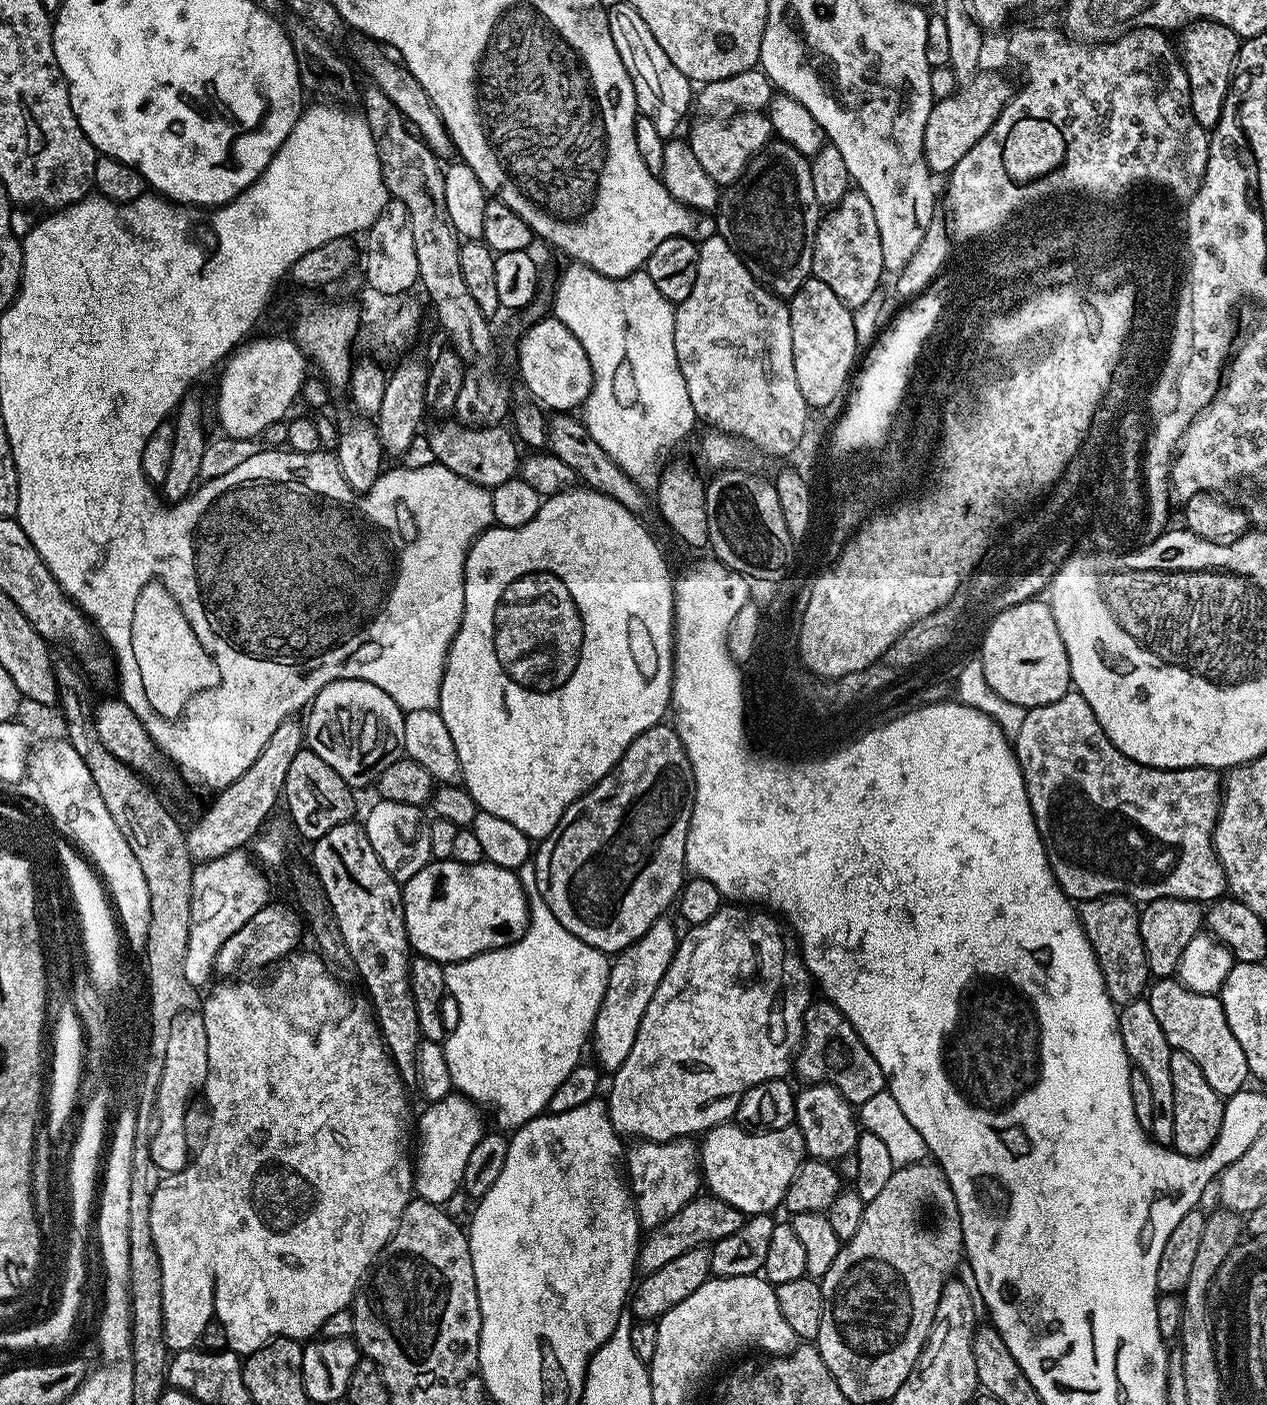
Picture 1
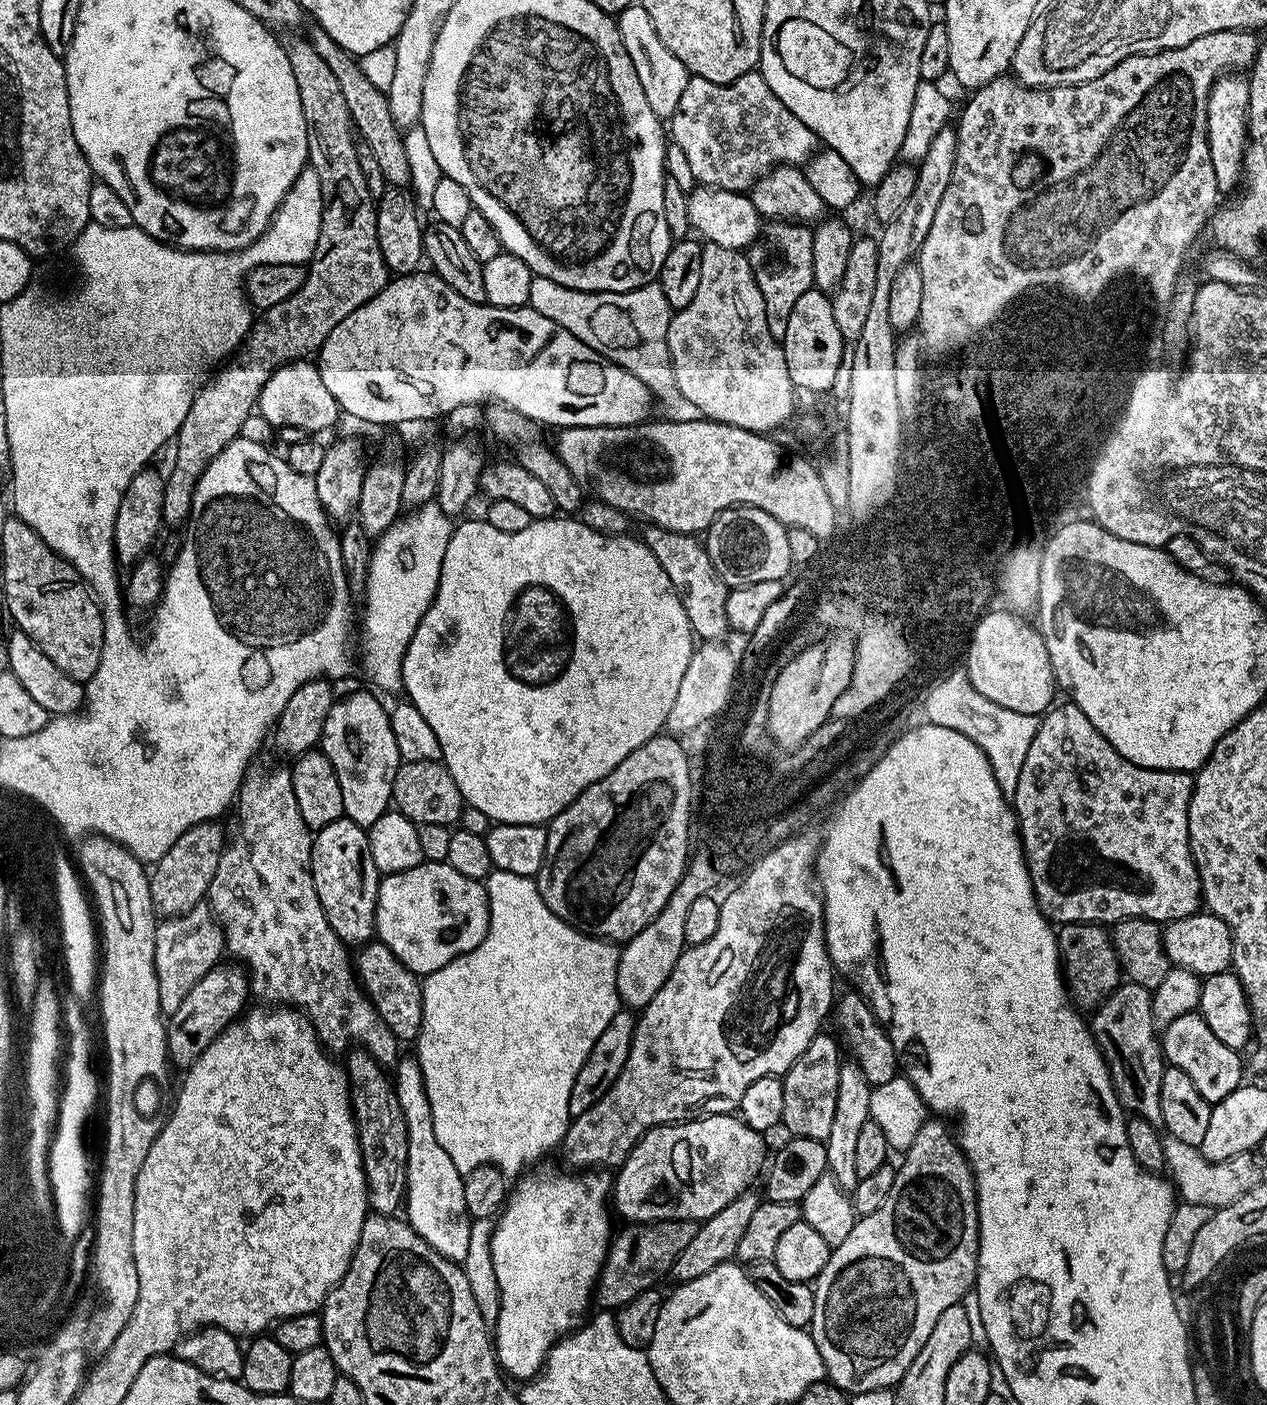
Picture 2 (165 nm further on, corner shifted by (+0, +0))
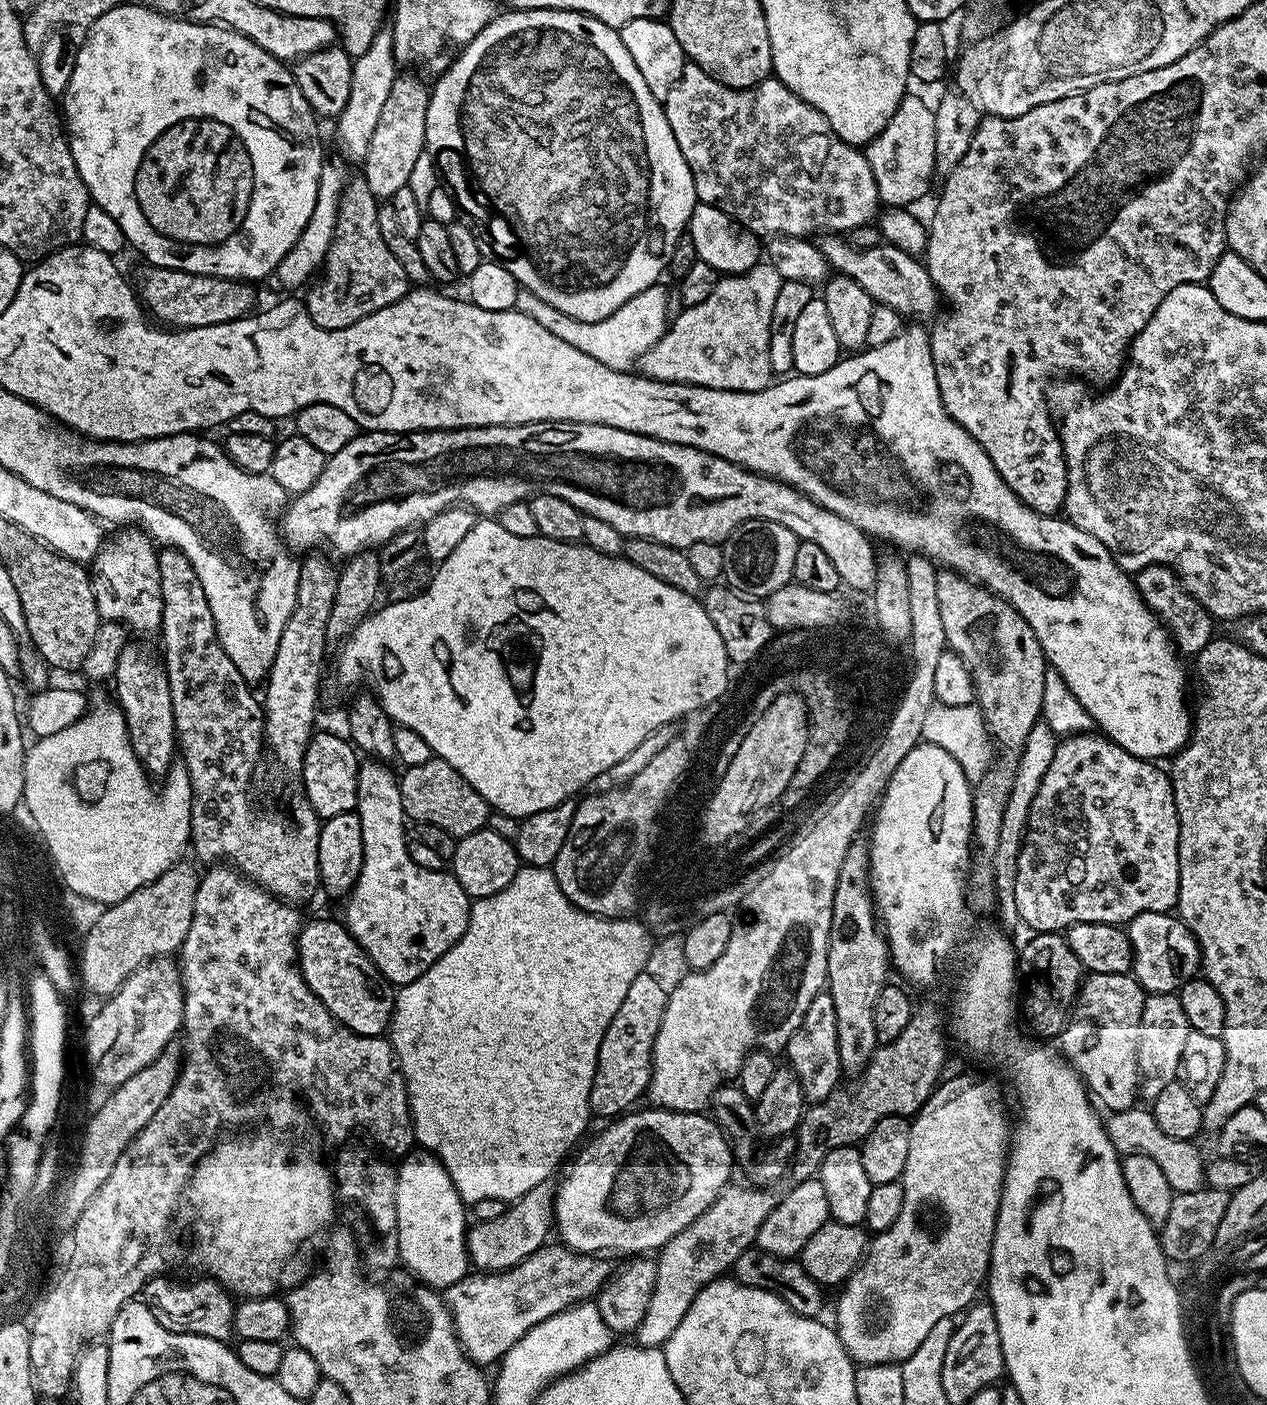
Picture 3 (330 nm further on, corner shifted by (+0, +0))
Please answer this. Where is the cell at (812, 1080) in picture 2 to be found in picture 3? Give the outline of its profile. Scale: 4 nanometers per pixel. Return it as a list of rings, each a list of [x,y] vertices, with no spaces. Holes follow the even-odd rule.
[[[827,990],[819,992],[814,1002],[810,1002],[810,1007],[806,1010],[798,1030],[794,1030],[790,1038],[786,1055],[788,1055],[787,1067],[795,1072],[802,1086],[805,1101],[825,1100],[830,1093],[841,1087],[842,1071],[838,1056],[837,1015],[834,1014],[834,1001]]]

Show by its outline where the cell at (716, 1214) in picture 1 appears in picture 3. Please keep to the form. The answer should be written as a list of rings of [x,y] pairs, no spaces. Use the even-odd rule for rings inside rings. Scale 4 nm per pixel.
[[[549,1242],[513,1268],[469,1274],[443,1289],[464,1354],[478,1365],[495,1365],[531,1327],[574,1304],[591,1301],[614,1271],[604,1260],[600,1254],[573,1252],[563,1243]]]

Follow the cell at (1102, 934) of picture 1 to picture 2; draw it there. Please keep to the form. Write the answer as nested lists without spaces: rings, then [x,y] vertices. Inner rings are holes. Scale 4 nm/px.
[[[1062,924],[1056,928],[1056,945],[1071,1003],[1077,1009],[1094,1010],[1119,988],[1122,973],[1118,954],[1112,945],[1112,933],[1102,924]]]

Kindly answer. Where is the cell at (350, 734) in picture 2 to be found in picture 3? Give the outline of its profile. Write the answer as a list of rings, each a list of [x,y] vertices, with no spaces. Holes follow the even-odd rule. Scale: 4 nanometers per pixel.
[[[376,758],[360,765],[355,814],[362,822],[364,861],[358,882],[346,897],[348,905],[344,908],[342,923],[348,933],[360,943],[362,950],[366,950],[366,954],[388,979],[388,983],[403,986],[414,982],[426,970],[430,970],[430,966],[434,966],[434,962],[438,962],[438,958],[442,958],[442,954],[446,954],[446,950],[450,950],[450,946],[454,946],[454,942],[462,938],[470,918],[472,900],[466,890],[462,890],[451,871],[431,872],[408,857],[410,840],[409,837],[404,837],[406,817],[402,806],[400,781],[397,773],[392,773],[388,768],[391,767],[387,763]]]

